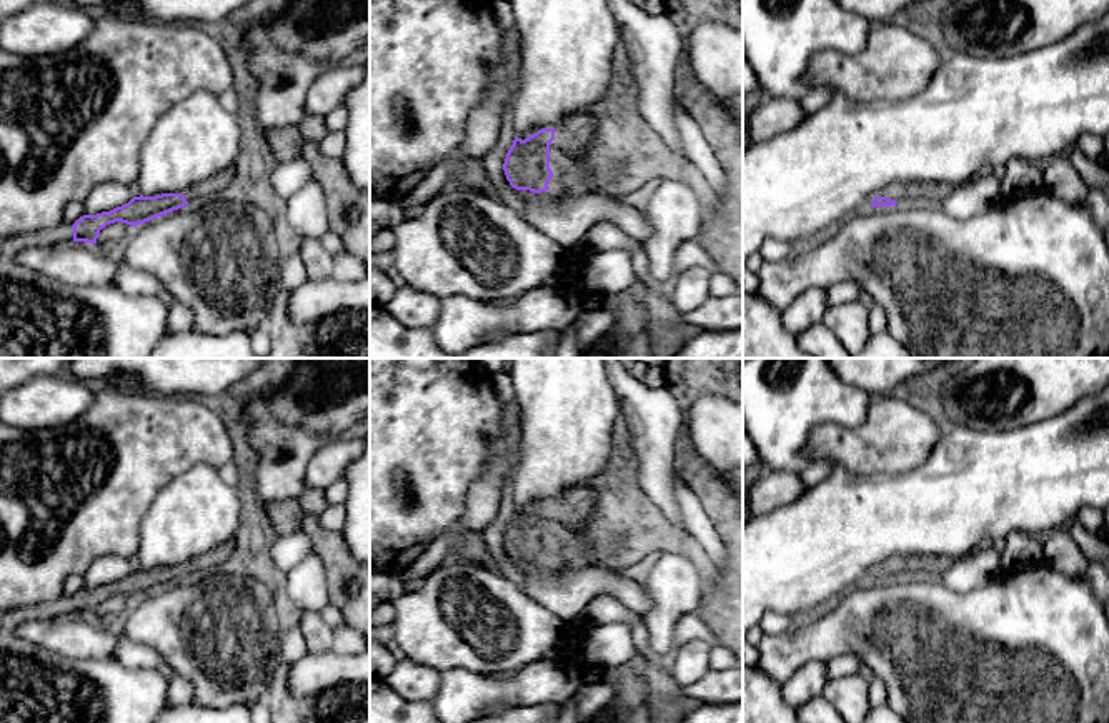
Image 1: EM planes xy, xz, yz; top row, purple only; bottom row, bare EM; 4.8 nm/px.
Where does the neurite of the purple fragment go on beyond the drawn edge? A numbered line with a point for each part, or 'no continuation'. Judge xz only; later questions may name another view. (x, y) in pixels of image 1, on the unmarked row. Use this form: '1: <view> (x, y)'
1: xz (573, 510)

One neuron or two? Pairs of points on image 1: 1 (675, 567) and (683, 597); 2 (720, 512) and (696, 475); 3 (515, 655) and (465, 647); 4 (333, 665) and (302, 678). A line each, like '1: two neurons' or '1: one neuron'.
1: one neuron
2: one neuron
3: one neuron
4: one neuron

